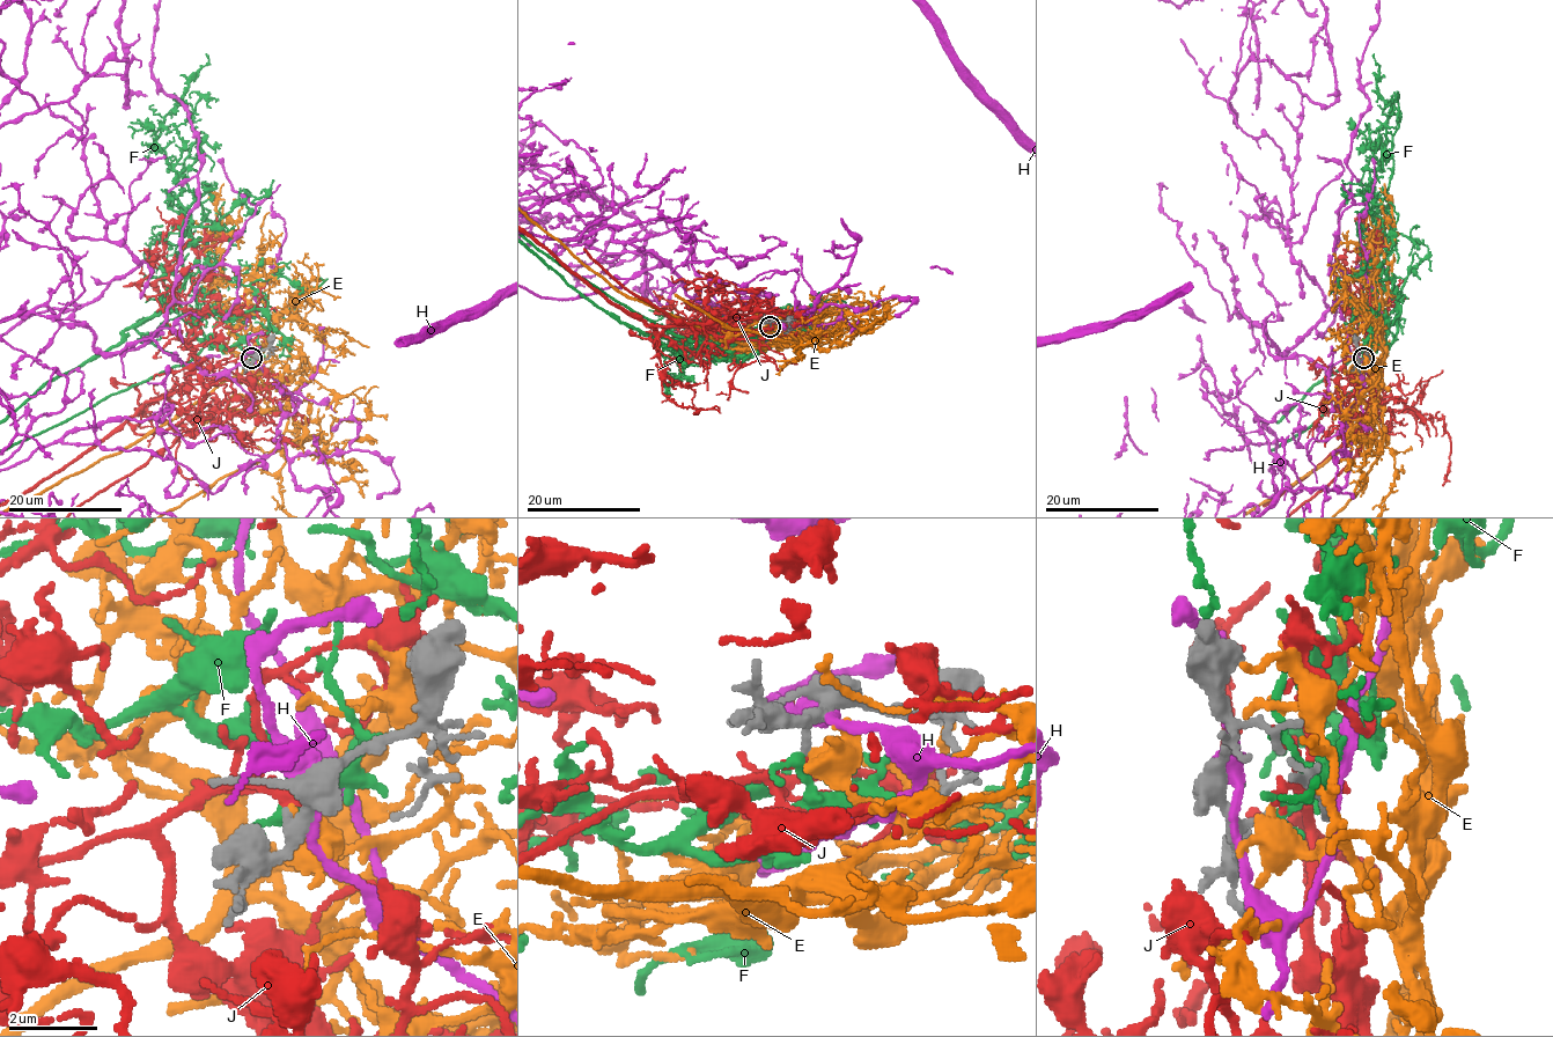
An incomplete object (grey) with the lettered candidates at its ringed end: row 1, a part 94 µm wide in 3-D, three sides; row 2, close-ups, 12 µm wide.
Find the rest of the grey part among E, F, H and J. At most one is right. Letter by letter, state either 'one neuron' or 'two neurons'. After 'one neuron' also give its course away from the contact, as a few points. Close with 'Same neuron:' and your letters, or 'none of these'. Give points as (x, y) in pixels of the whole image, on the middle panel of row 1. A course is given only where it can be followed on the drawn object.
E: two neurons
F: two neurons
H: two neurons
J: one neuron
Same neuron: J

